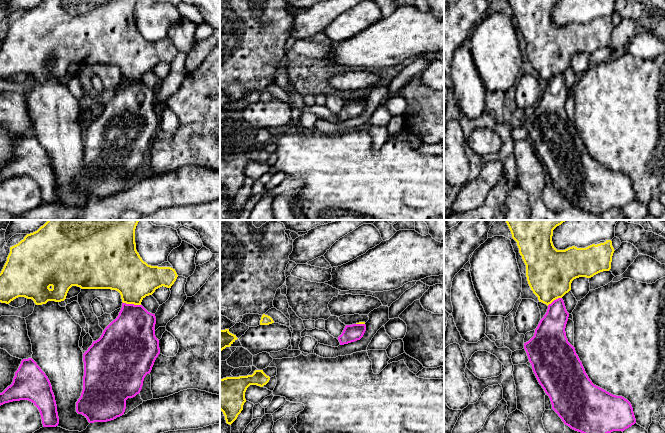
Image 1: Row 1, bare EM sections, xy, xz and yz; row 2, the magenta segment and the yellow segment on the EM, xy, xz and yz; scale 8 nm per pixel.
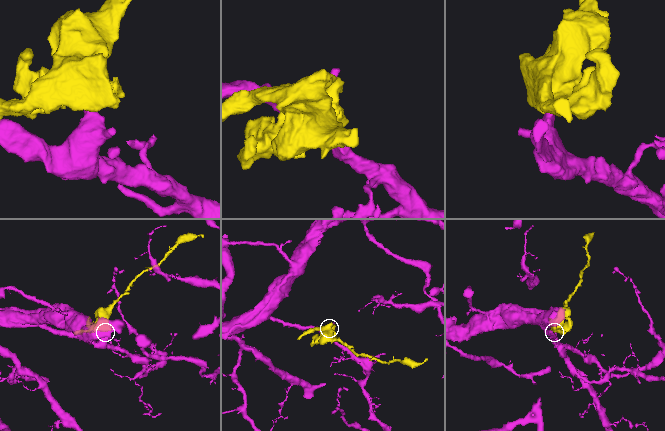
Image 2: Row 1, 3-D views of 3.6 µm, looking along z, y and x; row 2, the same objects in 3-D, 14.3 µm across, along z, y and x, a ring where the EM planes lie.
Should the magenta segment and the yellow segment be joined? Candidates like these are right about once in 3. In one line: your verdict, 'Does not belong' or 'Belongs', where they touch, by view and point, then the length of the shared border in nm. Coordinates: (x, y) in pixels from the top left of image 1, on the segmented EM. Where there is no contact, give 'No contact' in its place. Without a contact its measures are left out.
Does not belong. Touches magenta at xy (132, 304). Shared border 150 nm

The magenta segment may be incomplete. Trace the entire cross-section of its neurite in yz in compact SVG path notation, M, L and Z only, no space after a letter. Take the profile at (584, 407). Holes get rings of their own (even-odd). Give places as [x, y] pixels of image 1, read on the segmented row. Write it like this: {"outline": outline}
{"outline": "M562 298L548 305L544 317L535 329L534 336L526 343L527 353L533 372L549 396L552 409L565 425L581 433L611 433L624 431L636 423L631 403L622 396L613 395L594 385L566 337L569 313Z"}

